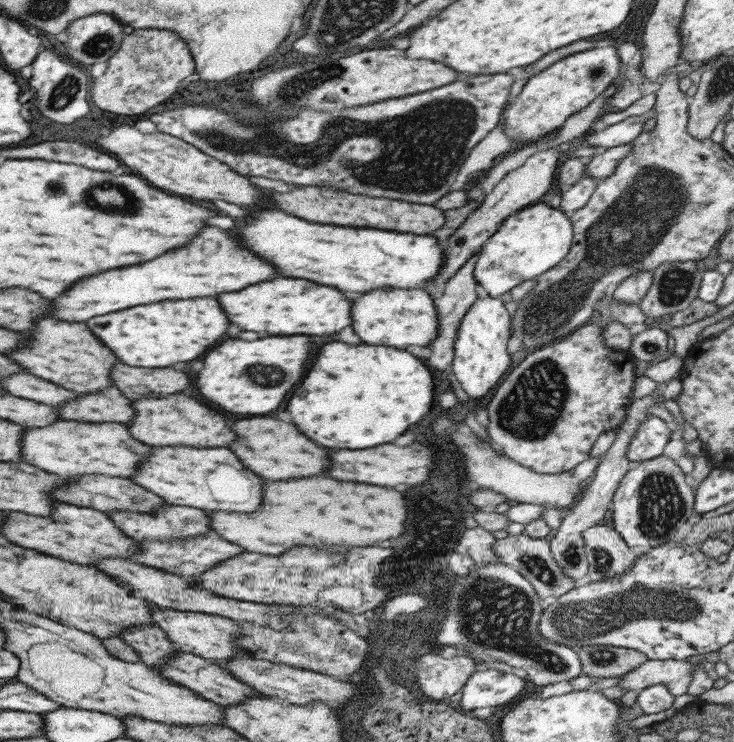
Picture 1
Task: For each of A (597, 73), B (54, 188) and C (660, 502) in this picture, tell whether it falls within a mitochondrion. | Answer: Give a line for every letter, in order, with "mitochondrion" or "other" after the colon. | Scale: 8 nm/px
A: mitochondrion
B: mitochondrion
C: mitochondrion

